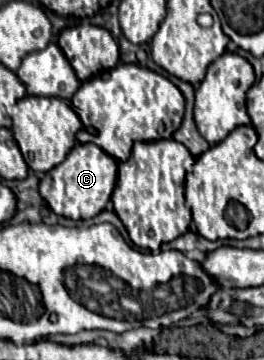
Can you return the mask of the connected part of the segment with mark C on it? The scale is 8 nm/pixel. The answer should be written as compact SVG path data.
M75 144L65 162L48 172L49 178L41 178L39 193L46 205L71 220L87 220L105 210L117 180L118 162L105 154L95 144Z

